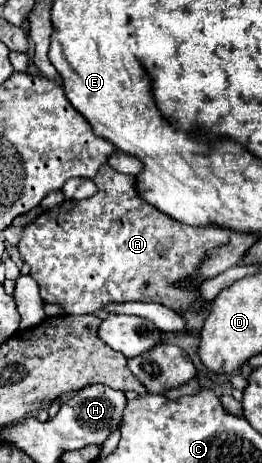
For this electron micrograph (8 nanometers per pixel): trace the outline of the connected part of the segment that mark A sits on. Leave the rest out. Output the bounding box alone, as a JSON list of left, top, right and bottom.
[19,164,229,314]

